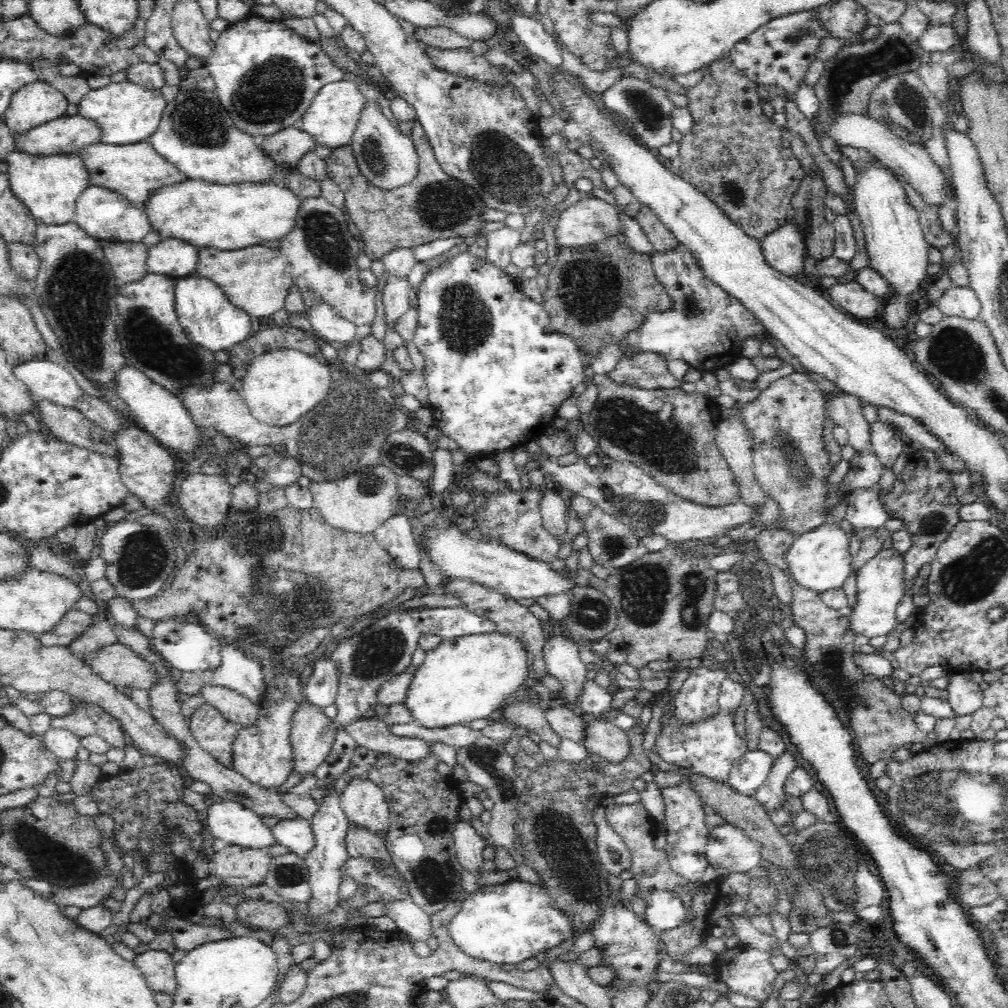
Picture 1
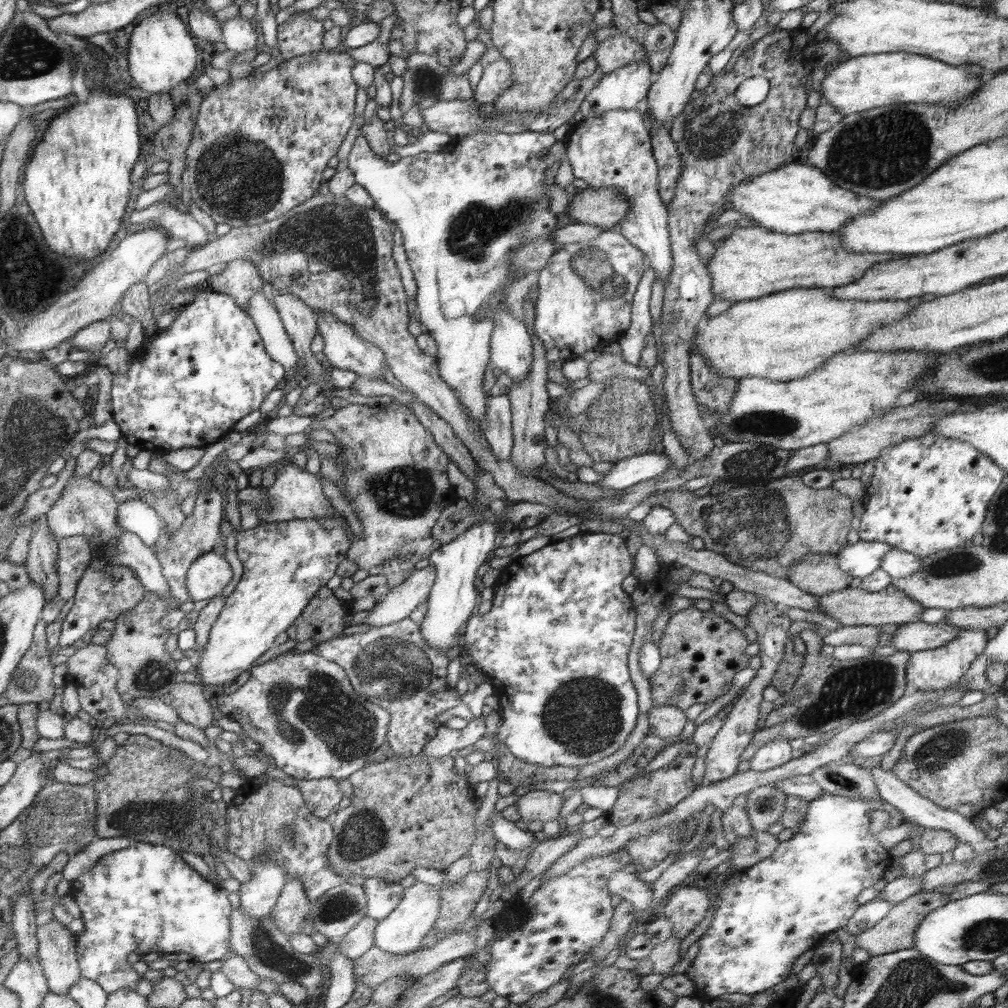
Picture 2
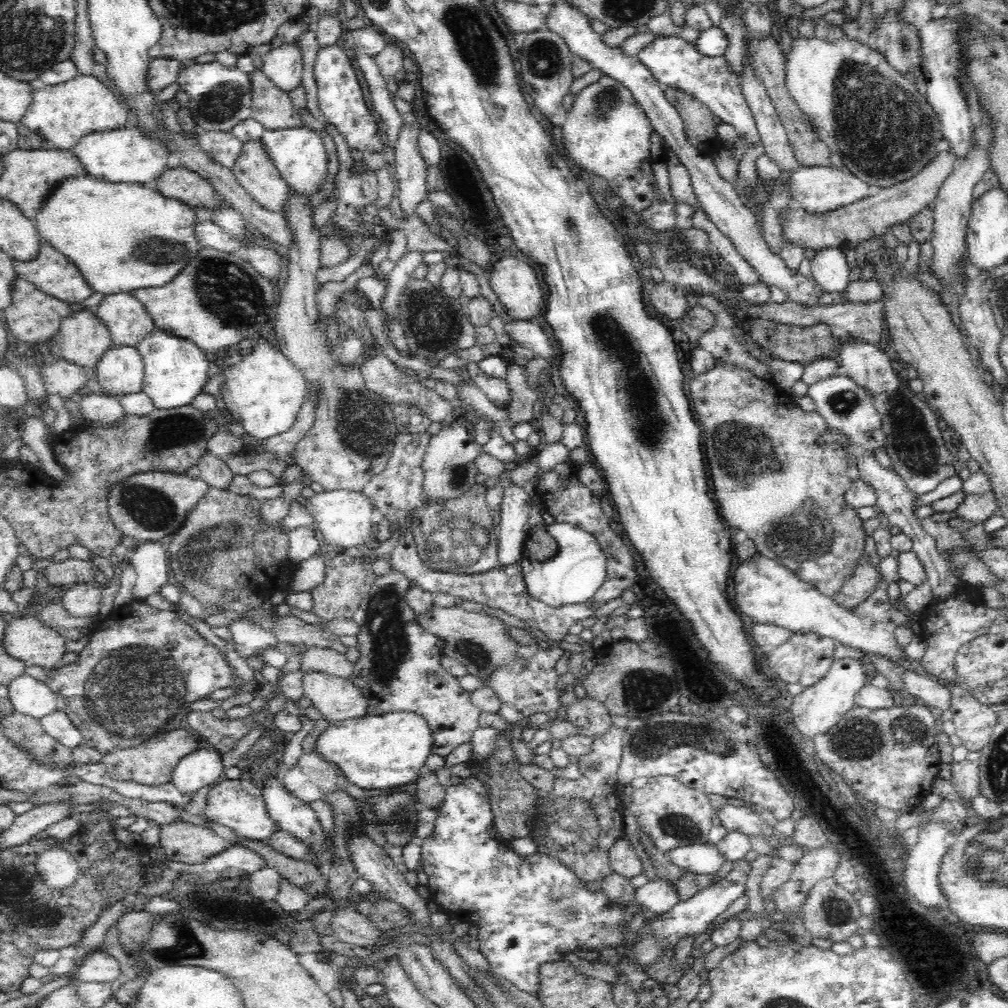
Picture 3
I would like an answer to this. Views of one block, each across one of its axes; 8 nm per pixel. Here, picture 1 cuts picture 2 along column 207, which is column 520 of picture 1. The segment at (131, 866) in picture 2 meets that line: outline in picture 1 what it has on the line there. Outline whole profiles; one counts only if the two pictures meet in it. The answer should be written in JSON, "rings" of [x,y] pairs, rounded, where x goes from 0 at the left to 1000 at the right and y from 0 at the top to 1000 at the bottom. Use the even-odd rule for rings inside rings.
{"rings":[[[518,873],[479,878],[476,883],[464,886],[457,903],[445,917],[445,925],[459,945],[494,957],[513,957],[542,940],[562,935],[563,931],[570,934],[577,927],[567,925],[567,912],[550,899],[541,880]]]}

